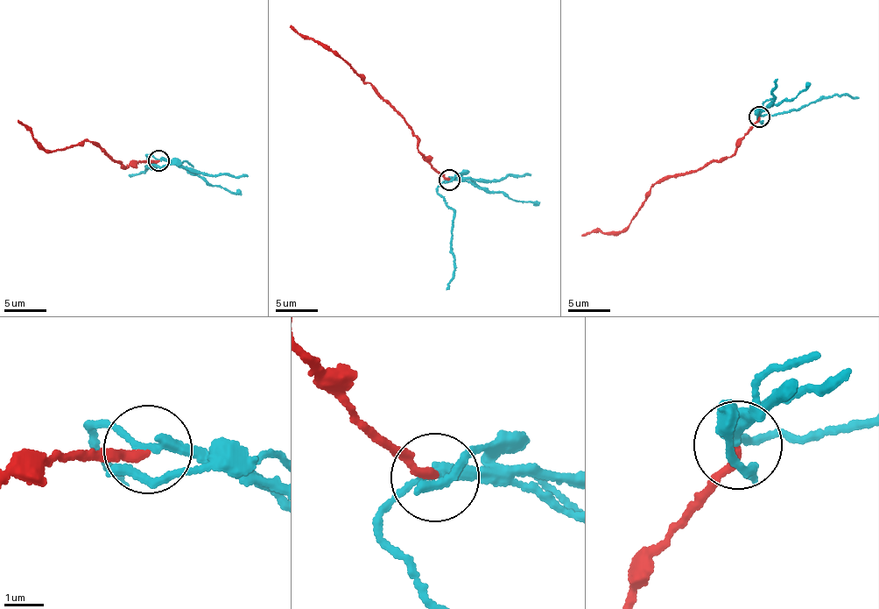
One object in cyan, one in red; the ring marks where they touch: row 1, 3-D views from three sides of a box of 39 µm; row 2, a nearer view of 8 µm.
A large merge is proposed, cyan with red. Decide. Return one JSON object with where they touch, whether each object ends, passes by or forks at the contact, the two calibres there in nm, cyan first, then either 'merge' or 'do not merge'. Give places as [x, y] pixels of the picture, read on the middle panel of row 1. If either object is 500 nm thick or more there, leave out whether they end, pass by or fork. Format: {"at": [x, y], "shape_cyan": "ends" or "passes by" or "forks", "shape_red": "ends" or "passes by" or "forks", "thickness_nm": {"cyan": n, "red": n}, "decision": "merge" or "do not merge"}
{"at": [449, 180], "shape_cyan": "passes by", "shape_red": "ends", "thickness_nm": {"cyan": 200, "red": 220}, "decision": "do not merge"}

